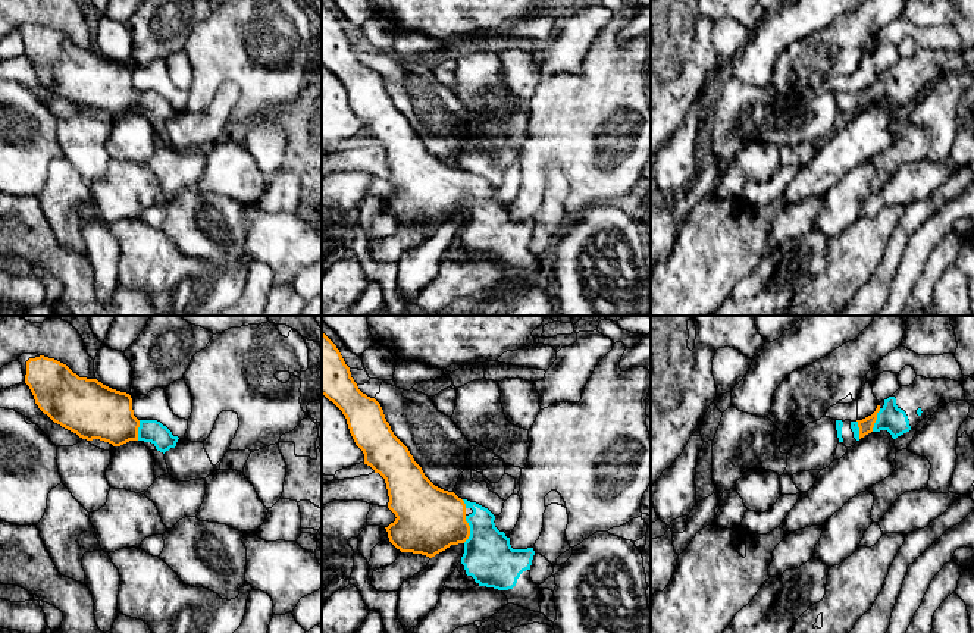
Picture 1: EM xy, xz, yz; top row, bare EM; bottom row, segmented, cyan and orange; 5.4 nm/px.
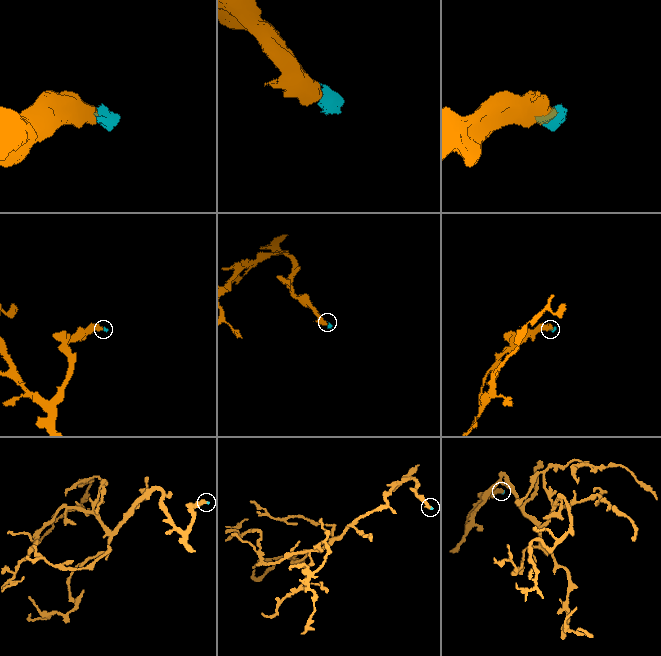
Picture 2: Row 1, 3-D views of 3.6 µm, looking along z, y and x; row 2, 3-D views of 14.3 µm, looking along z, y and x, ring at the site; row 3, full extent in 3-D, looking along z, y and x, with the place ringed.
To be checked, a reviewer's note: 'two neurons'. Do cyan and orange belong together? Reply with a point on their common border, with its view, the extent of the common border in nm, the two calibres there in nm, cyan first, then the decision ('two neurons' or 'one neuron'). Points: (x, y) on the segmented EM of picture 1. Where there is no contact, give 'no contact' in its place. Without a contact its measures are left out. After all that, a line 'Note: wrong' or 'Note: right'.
xz (470, 529) | 150 nm | 280/360 nm | one neuron
Note: wrong

